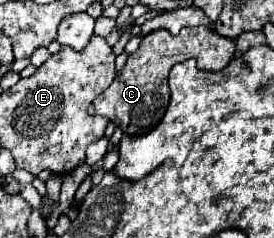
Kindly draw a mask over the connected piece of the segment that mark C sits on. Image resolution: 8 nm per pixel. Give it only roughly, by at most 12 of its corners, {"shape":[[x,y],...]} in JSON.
{"shape":[[204,26],[146,34],[94,112],[130,136],[166,112],[174,64],[218,72],[232,40]]}

